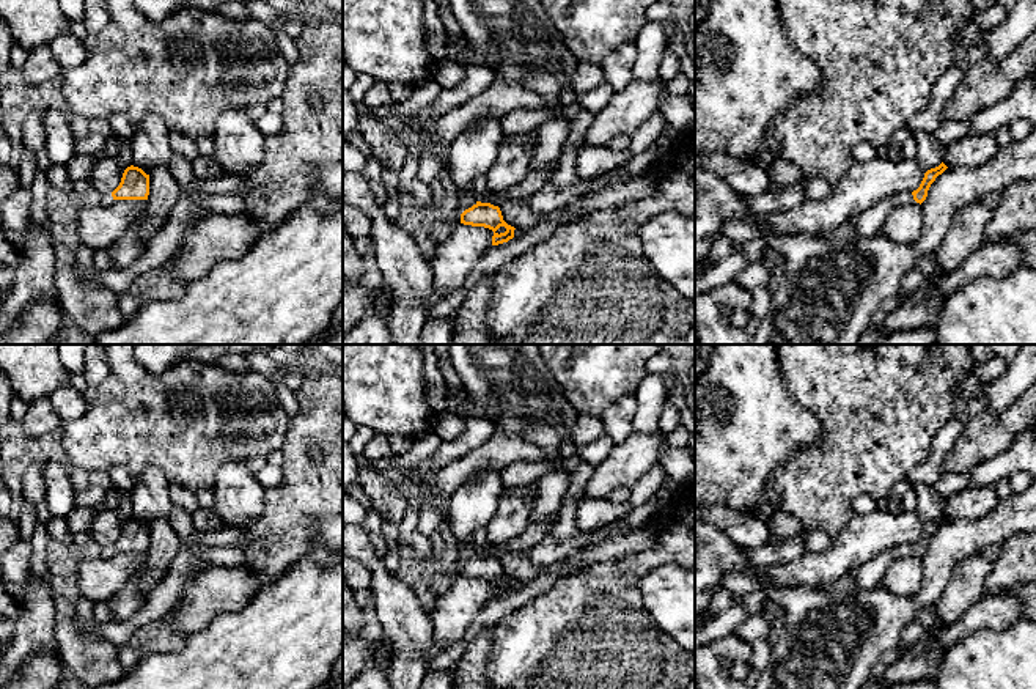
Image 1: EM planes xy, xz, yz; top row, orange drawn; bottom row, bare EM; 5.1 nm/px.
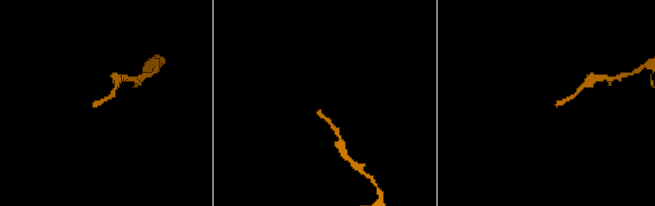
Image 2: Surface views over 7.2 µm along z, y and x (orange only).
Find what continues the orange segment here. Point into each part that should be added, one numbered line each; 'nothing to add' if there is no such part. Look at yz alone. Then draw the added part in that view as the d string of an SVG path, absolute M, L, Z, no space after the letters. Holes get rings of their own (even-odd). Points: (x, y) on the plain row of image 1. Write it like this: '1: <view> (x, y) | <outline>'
1: yz (870, 574) | M899 544L882 551L880 554L871 557L860 566L850 569L841 579L822 585L821 590L825 591L852 591L860 588L874 588L882 584L885 571L888 566L901 557L915 554L912 544Z

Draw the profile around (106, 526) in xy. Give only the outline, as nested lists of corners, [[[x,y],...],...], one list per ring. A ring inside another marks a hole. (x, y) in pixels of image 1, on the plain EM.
[[[97,510],[88,525],[91,540],[102,547],[112,546],[119,538],[124,522],[115,510]]]

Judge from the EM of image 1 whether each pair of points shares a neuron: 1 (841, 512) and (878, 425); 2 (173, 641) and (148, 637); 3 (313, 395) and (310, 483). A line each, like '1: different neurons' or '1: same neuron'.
1: same neuron
2: same neuron
3: same neuron

